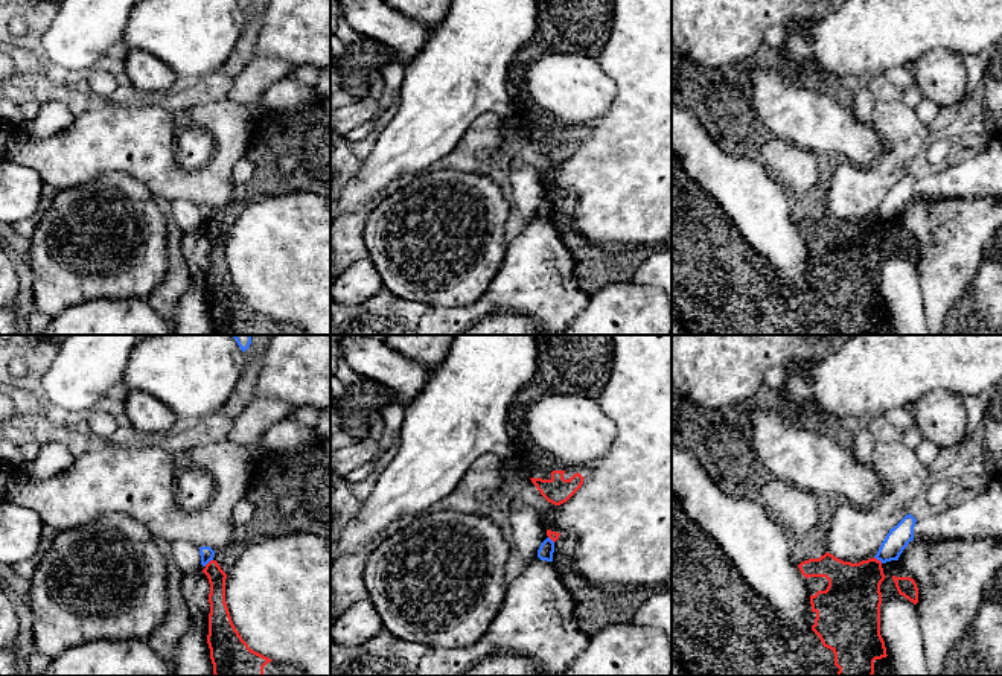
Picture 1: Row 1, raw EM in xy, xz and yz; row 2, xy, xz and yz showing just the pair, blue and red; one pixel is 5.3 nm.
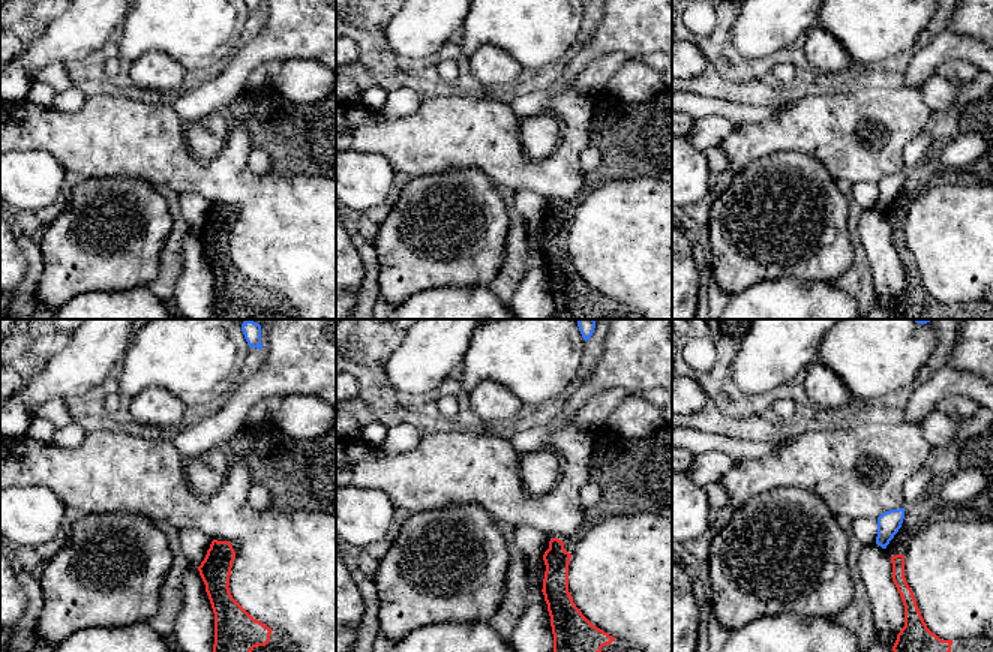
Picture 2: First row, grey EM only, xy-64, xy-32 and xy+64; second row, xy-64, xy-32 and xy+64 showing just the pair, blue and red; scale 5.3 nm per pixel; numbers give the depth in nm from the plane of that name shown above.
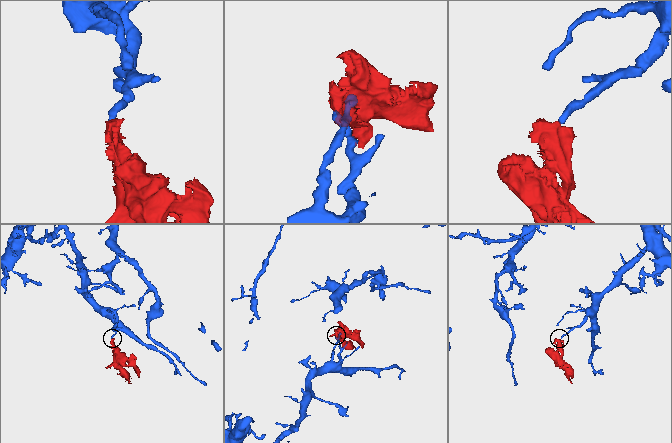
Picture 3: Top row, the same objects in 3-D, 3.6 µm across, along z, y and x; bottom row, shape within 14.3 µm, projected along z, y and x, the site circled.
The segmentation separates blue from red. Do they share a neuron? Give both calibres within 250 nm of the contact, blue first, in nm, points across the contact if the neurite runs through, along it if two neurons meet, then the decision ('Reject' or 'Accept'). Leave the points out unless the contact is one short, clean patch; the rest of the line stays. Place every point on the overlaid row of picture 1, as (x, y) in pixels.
Thickness 70 nm (blue) against 100 nm. Boundary: xy (212, 559), (204, 565). Reject

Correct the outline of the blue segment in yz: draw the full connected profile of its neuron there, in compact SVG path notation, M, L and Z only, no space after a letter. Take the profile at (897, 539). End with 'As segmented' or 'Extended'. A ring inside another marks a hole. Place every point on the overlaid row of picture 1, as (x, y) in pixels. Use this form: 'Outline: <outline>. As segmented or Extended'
Outline: M909 513L894 528L889 530L874 556L882 563L898 560L903 550L914 540L914 527L917 519Z. As segmented

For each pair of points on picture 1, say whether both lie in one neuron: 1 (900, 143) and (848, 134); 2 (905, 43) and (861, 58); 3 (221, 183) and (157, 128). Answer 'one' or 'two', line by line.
1: two
2: one
3: one

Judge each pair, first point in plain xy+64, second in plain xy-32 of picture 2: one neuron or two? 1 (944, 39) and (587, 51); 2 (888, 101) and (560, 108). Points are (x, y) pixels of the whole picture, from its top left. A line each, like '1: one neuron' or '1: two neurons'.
1: two neurons
2: one neuron

